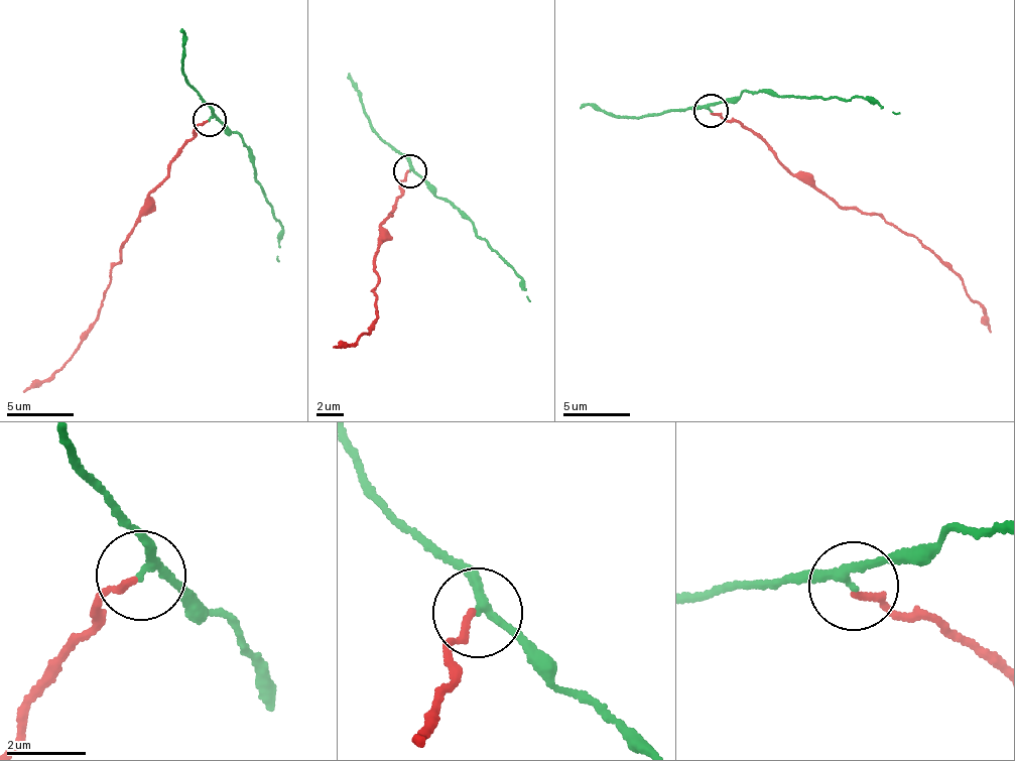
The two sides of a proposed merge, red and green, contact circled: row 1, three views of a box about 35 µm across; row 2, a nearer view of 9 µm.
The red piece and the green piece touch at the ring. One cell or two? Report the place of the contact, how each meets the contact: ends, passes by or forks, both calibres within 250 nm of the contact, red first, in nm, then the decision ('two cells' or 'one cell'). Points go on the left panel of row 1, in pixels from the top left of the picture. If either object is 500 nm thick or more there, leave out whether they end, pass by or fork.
at (209, 119); red ends there; green passes by; 160 nm thick on the red side, 180 nm on the other; two cells

